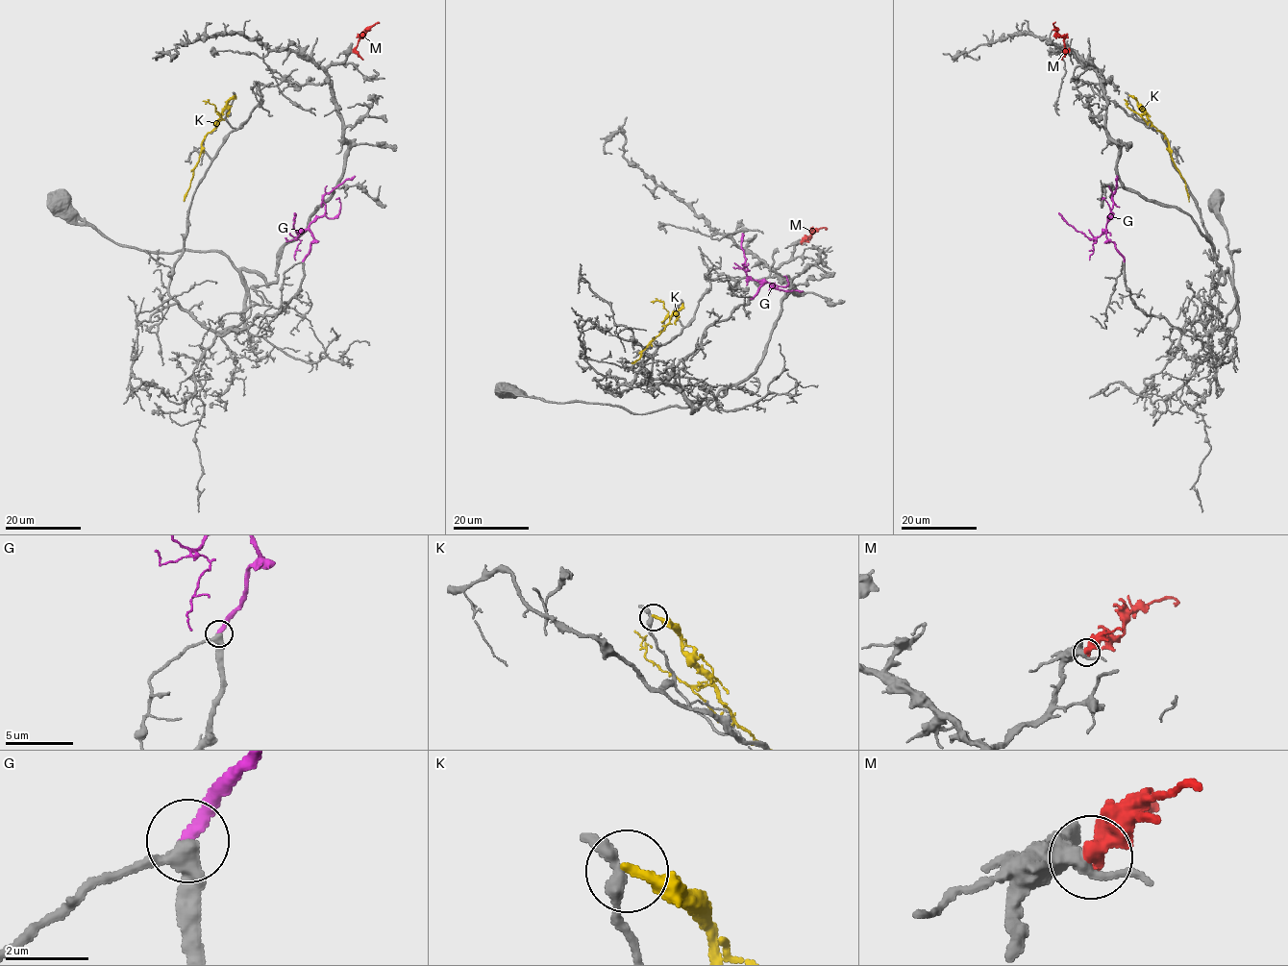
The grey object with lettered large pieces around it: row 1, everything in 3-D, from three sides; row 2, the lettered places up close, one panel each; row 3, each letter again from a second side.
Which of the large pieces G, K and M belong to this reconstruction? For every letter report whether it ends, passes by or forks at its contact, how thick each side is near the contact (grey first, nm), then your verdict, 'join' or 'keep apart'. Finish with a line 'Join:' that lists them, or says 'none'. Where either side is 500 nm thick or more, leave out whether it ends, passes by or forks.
G: it ends; calibres 380 and 300 nm; join
K: it ends; calibres 280 and 320 nm; keep apart
M: calibres 440 and 650 nm; keep apart
Join: G

